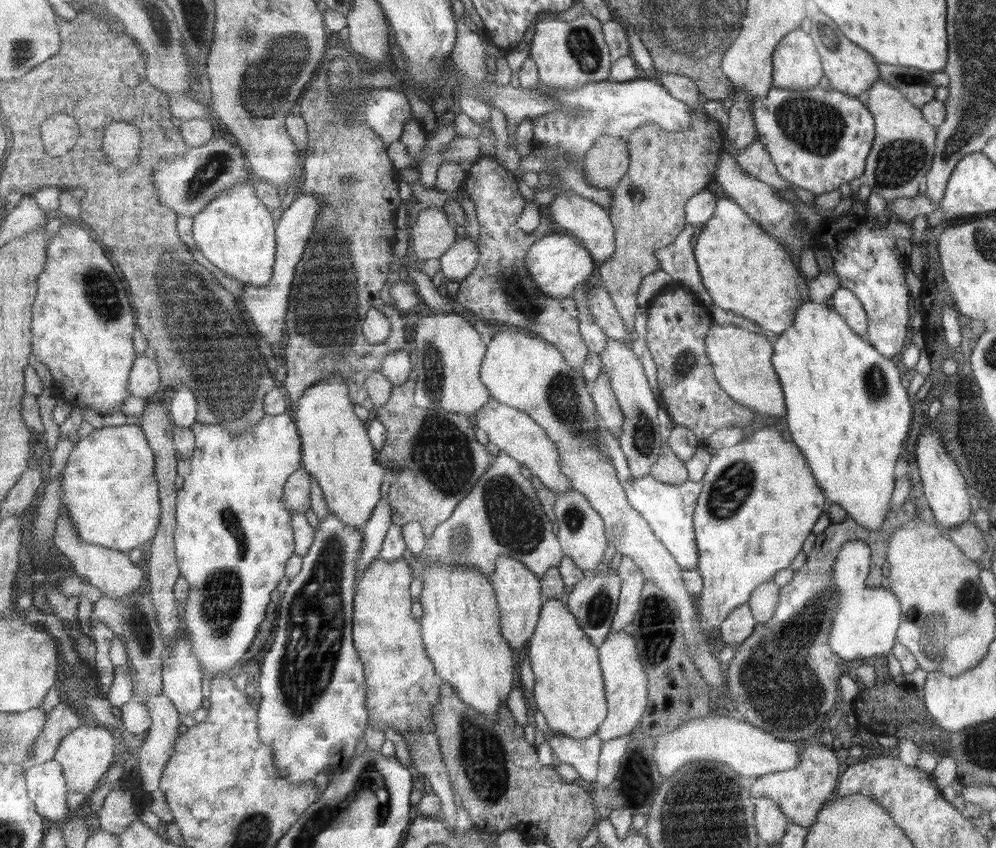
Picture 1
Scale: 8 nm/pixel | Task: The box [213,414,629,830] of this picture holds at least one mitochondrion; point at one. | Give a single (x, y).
(316, 613)

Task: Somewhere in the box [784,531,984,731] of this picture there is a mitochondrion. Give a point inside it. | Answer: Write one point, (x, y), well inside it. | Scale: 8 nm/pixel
(931, 631)

